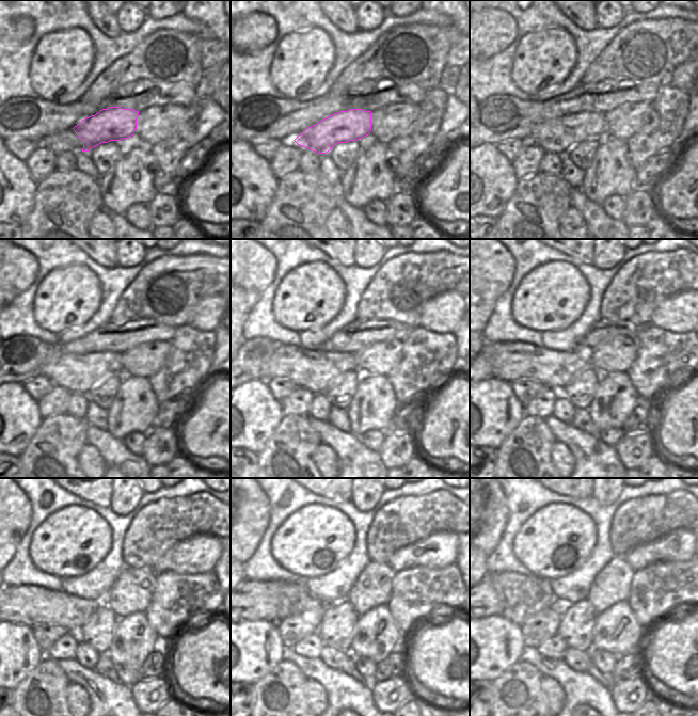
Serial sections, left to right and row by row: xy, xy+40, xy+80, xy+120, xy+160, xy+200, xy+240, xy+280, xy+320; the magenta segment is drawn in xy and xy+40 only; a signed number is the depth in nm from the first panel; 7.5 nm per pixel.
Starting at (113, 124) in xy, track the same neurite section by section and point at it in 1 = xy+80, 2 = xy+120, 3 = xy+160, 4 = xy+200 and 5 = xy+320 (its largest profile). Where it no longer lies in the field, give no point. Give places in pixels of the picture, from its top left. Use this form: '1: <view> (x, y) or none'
1: xy+80 (558, 136)
2: xy+120 (76, 372)
3: xy+160 (315, 370)
4: xy+200 (509, 361)
5: xy+320 (491, 604)

